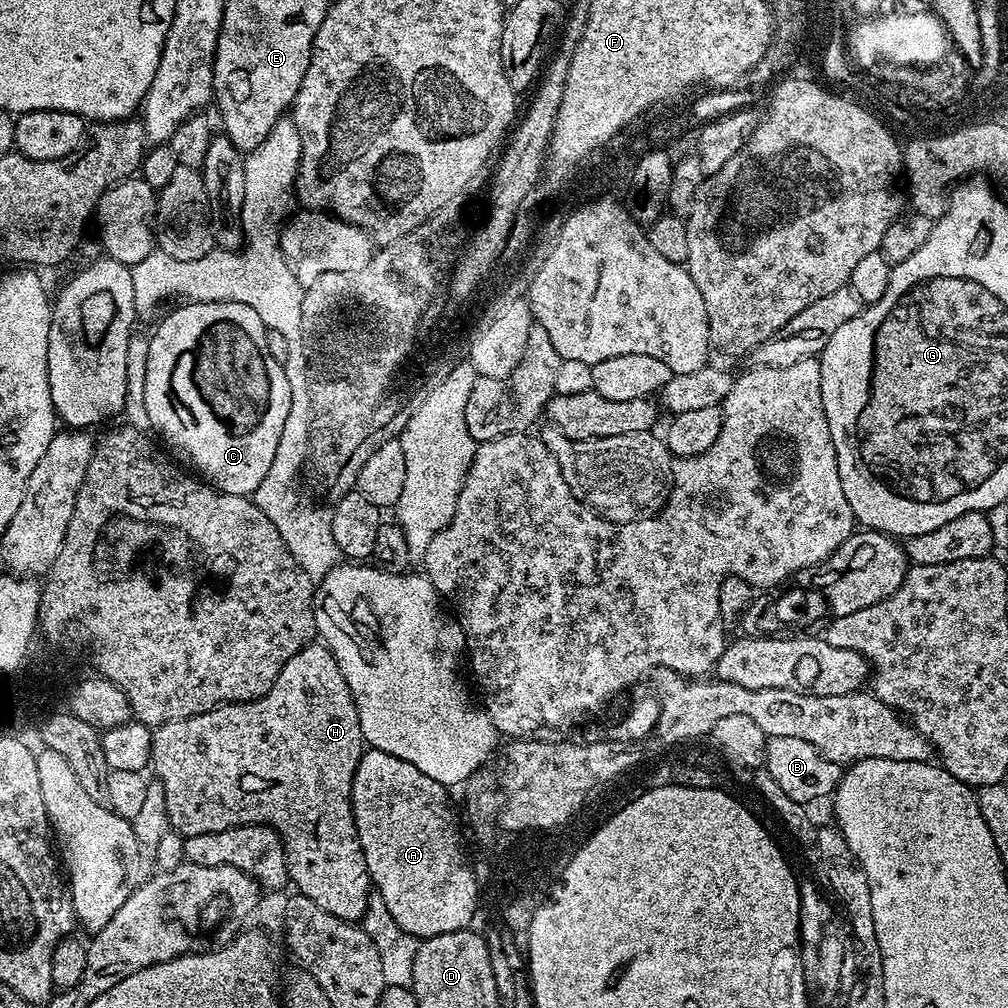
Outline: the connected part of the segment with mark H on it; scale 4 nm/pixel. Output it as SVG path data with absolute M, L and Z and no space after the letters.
M313 642L298 654L294 654L294 658L290 658L290 662L286 662L286 666L282 666L274 687L266 695L259 696L257 700L244 700L241 704L220 704L217 708L210 709L209 712L161 724L152 733L150 768L151 771L156 771L156 776L160 779L157 780L158 787L164 792L168 823L173 829L178 830L182 837L187 838L207 832L221 832L227 828L238 828L241 824L267 824L280 836L284 847L284 857L288 860L288 879L293 885L296 883L295 891L316 903L322 910L328 911L334 918L360 922L368 913L368 901L374 892L374 885L368 876L366 858L360 849L351 802L352 779L365 751L366 741L362 734L362 726L350 686L346 686L346 678L342 678L342 670L327 647L323 643Z

